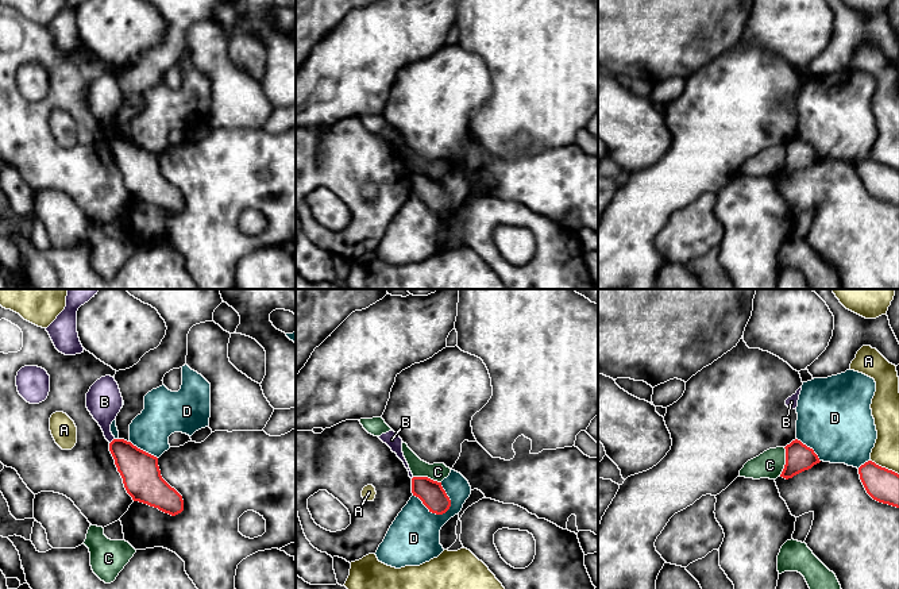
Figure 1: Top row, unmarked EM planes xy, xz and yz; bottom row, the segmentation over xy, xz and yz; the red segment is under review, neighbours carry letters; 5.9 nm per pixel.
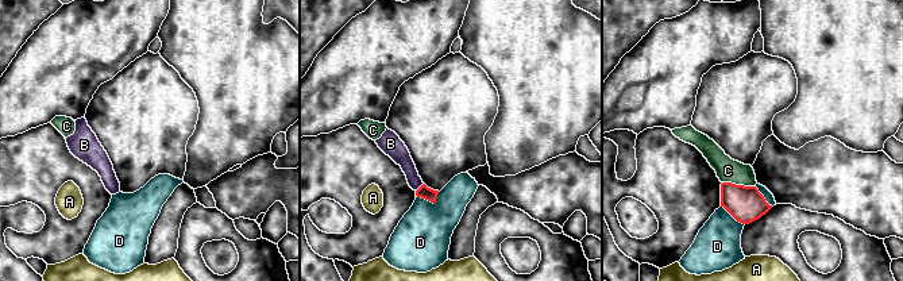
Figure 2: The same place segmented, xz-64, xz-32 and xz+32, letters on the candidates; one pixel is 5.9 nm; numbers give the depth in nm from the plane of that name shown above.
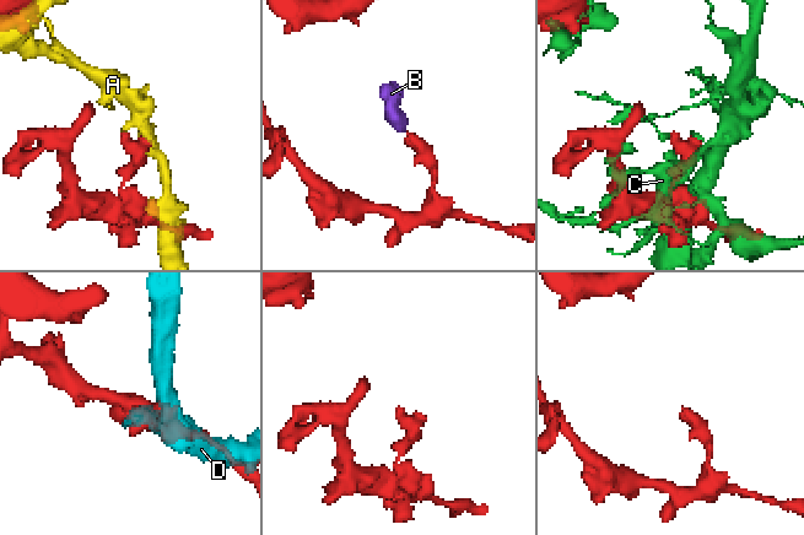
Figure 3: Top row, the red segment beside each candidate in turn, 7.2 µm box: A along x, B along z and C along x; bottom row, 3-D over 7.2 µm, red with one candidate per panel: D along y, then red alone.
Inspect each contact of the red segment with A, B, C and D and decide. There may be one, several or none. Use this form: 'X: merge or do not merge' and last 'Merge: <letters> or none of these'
A: do not merge
B: do not merge
C: do not merge
D: do not merge
Merge: none of these

